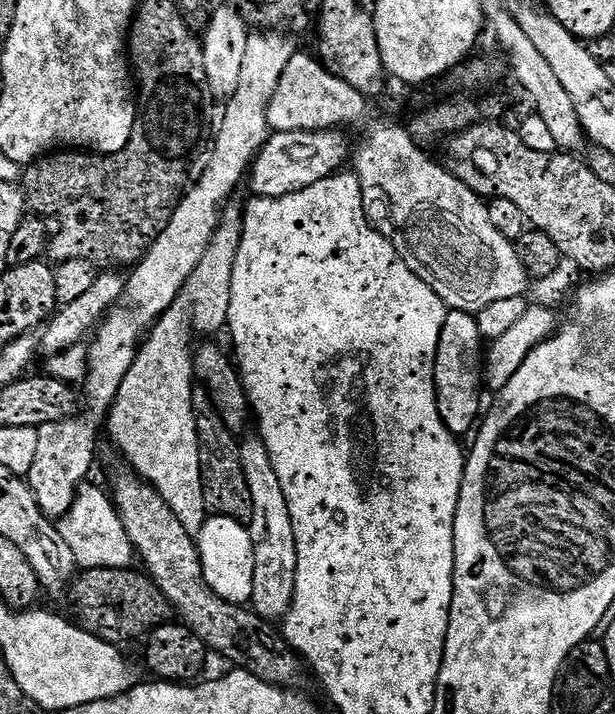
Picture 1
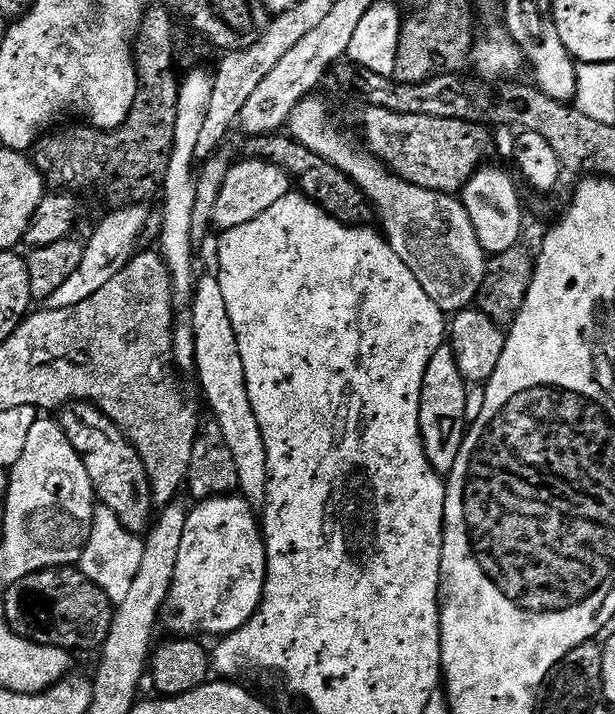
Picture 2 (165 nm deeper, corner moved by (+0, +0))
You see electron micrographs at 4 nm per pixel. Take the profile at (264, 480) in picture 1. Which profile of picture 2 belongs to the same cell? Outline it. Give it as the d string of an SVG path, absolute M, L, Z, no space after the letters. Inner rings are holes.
M215 275L200 276L196 291L192 293L190 305L192 329L194 330L194 350L196 351L195 375L200 375L200 388L212 407L211 419L222 430L230 454L238 466L238 488L245 500L253 506L265 503L268 490L268 463L266 462L266 442L254 418L254 406L250 406L250 394L246 390L246 374L242 366L242 354L226 310L226 298L222 298L222 286Z

